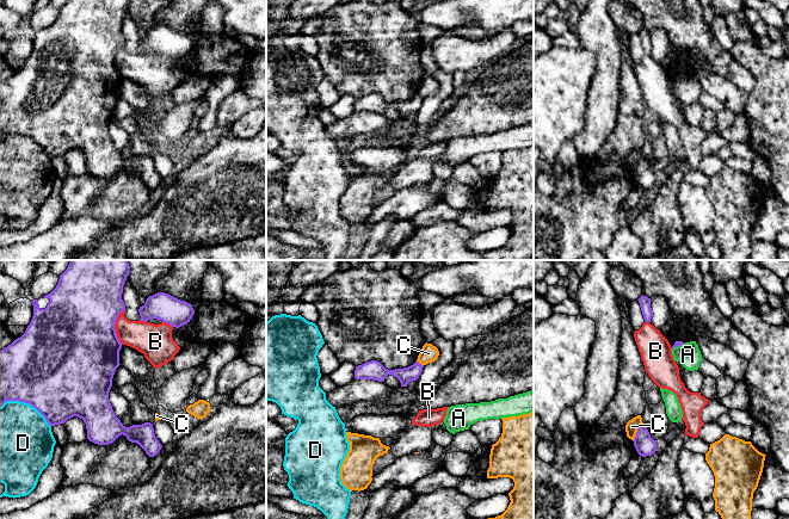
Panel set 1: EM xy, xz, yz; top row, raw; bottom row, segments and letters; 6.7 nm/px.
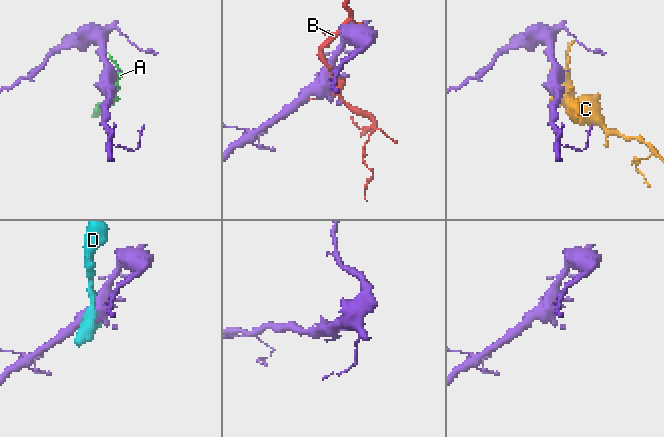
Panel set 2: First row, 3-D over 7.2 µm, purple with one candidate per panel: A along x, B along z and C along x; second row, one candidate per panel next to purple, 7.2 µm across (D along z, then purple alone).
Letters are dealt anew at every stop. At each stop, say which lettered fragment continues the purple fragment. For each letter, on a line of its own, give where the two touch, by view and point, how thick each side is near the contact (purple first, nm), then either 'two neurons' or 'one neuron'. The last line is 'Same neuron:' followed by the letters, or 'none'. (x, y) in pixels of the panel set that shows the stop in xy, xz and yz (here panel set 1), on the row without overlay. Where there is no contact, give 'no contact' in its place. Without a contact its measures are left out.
A: meets purple in yz at (677, 79); 40 nm thick on the purple side, 160 nm on the other; two neurons
B: meets purple in xy at (113, 60); 500 nm thick on the purple side, 220 nm on the other; two neurons
C: meets purple in yz at (636, 165); 140 nm thick on the purple side, 90 nm on the other; two neurons
D: meets purple in xy at (26, 135); 500 nm thick on the purple side, 360 nm on the other; two neurons
Same neuron: none

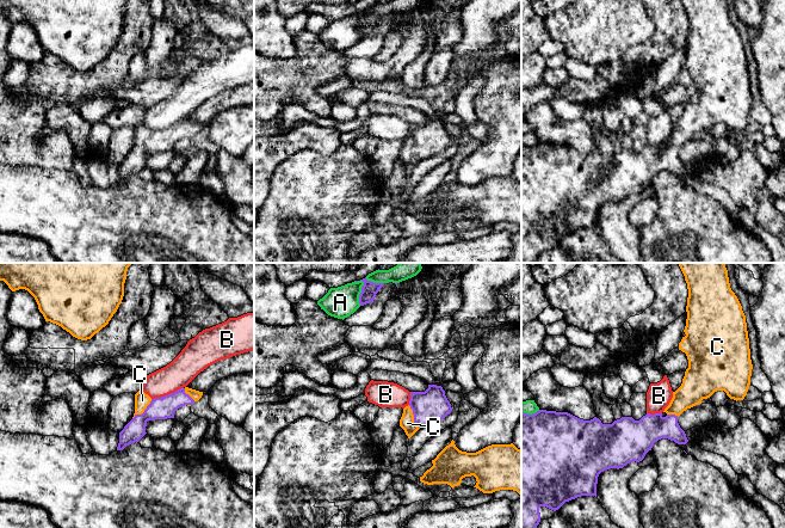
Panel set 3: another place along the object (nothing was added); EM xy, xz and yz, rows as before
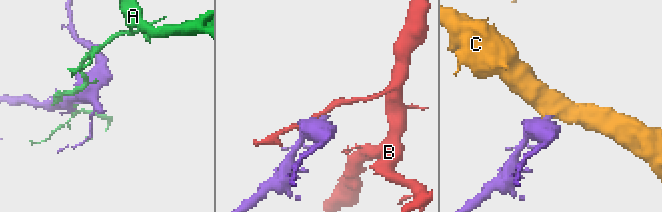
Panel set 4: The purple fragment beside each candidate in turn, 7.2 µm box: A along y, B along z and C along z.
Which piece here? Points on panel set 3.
A: meets purple in xz at (360, 25); 110 nm thick on the purple side, 220 nm on the other; two neurons
B: meets purple in xy at (168, 127); 150 nm thick on the purple side, 190 nm on the other; two neurons
C: meets purple in xy at (144, 143); 150 nm thick on the purple side, 100 nm on the other; one neuron
Same neuron: C

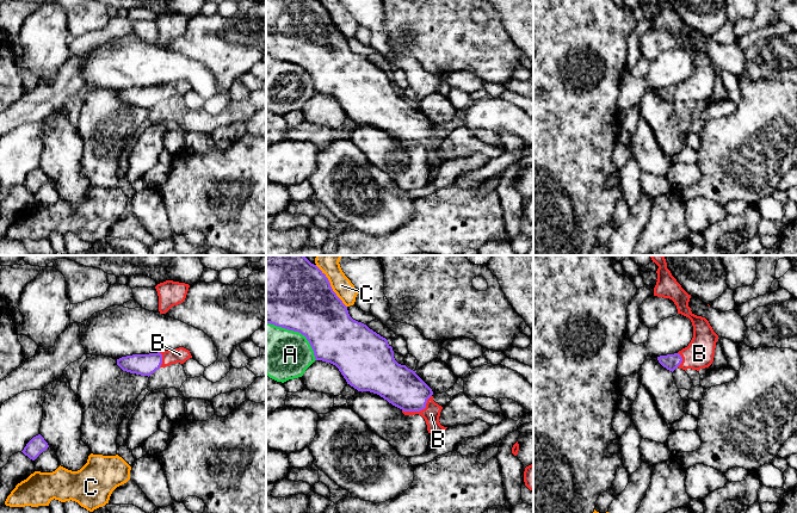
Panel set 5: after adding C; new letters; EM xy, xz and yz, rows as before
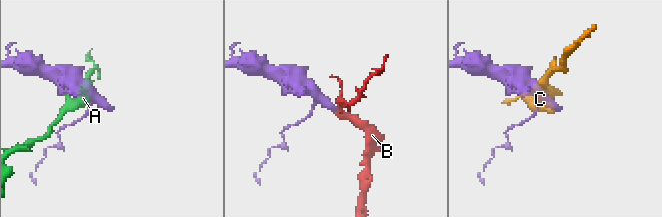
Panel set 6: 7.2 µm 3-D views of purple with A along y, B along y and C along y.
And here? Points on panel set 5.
A: meets purple in xz at (297, 63); 440 nm thick on the purple side, 340 nm on the other; two neurons
B: meets purple in xz at (419, 143); 260 nm thick on the purple side, 120 nm on the other; one neuron
C: meets purple in xz at (331, 20); 440 nm thick on the purple side, 140 nm on the other; two neurons
Same neuron: B

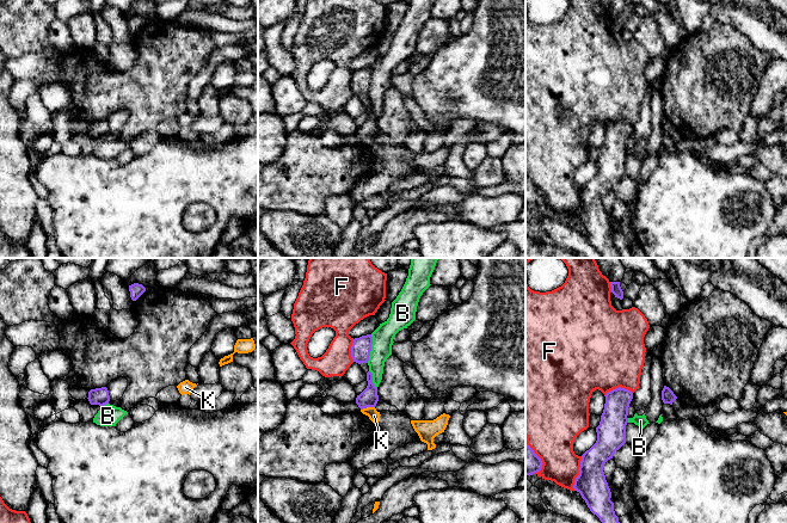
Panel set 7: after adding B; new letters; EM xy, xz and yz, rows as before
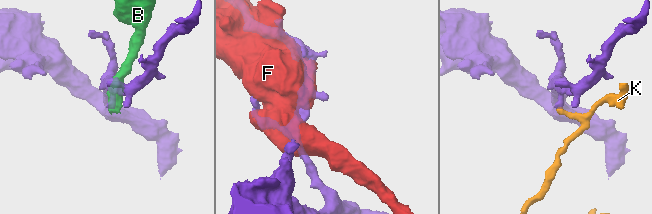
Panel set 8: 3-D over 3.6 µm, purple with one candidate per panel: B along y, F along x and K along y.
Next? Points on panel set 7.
B: meets purple in xz at (370, 81); 130 nm thick on the purple side, 140 nm on the other; two neurons
F: meets purple in yz at (579, 205); 200 nm thick on the purple side, 260 nm on the other; two neurons
K: meets purple in xz at (367, 139); 120 nm thick on the purple side, 80 nm on the other; two neurons
Same neuron: none

